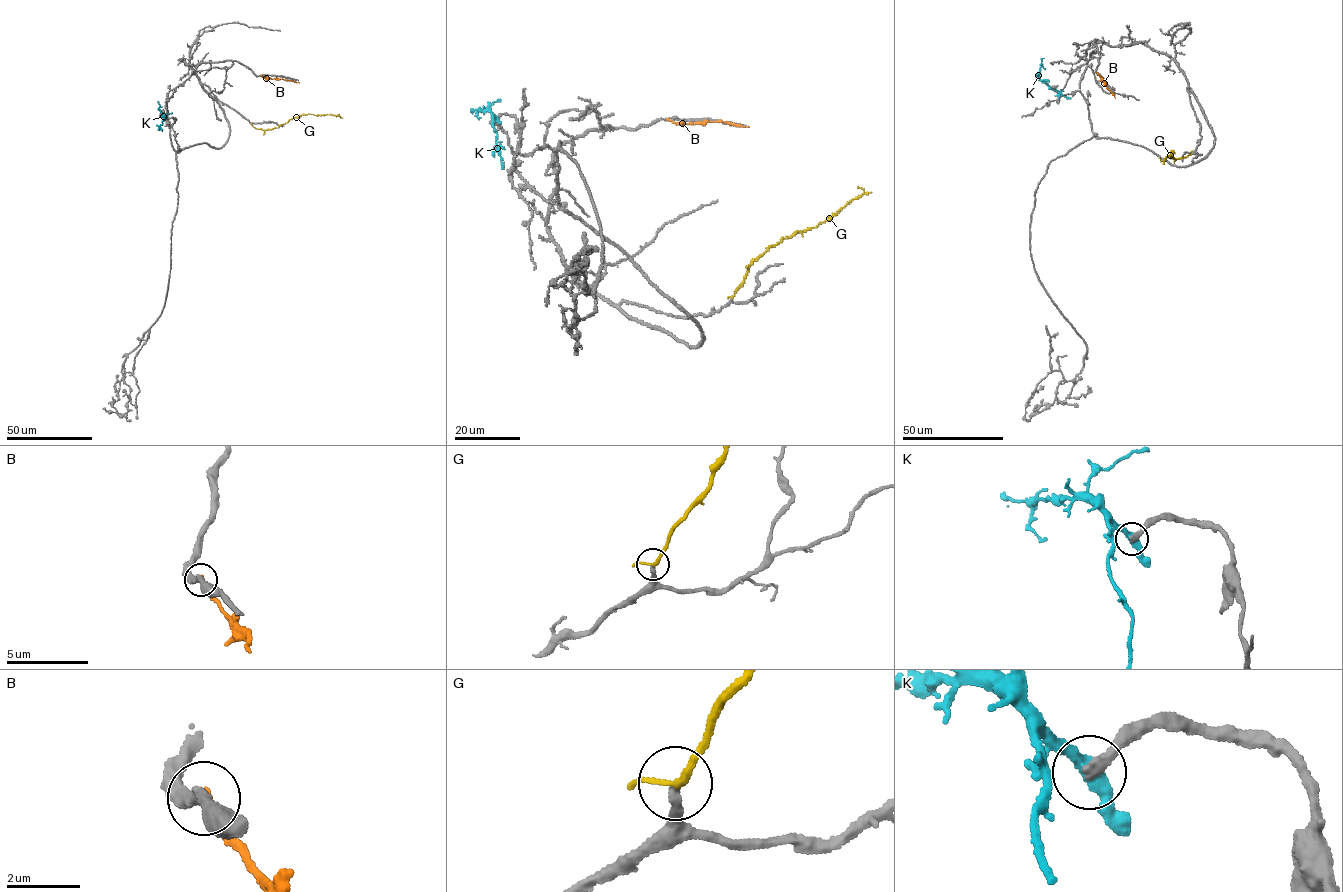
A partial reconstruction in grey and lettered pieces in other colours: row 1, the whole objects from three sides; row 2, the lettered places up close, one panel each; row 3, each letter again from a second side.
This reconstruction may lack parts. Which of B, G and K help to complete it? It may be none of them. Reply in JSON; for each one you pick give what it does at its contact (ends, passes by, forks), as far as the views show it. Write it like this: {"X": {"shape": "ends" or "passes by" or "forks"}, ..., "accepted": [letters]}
{"G": {"shape": "passes by"}, "accepted": ["G"]}

